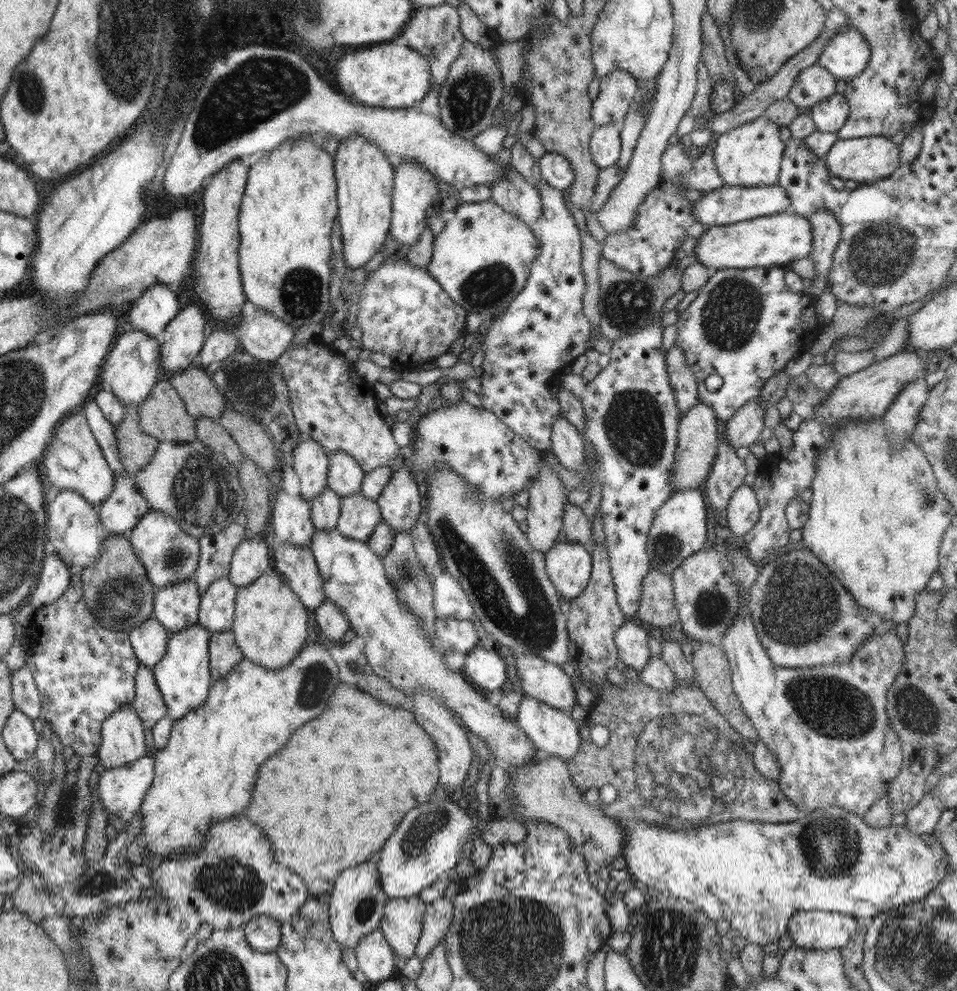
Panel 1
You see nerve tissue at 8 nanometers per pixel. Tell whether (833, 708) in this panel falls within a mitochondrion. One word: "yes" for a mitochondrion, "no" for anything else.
yes

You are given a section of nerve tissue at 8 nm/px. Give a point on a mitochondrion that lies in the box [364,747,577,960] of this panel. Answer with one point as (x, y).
(425, 825)

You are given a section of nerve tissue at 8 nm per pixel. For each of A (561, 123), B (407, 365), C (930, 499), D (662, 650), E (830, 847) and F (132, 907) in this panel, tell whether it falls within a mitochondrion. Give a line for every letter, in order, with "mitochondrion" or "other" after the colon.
A: other
B: other
C: mitochondrion
D: other
E: mitochondrion
F: other

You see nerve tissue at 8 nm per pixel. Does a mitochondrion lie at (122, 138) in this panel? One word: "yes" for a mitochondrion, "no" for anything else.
no

